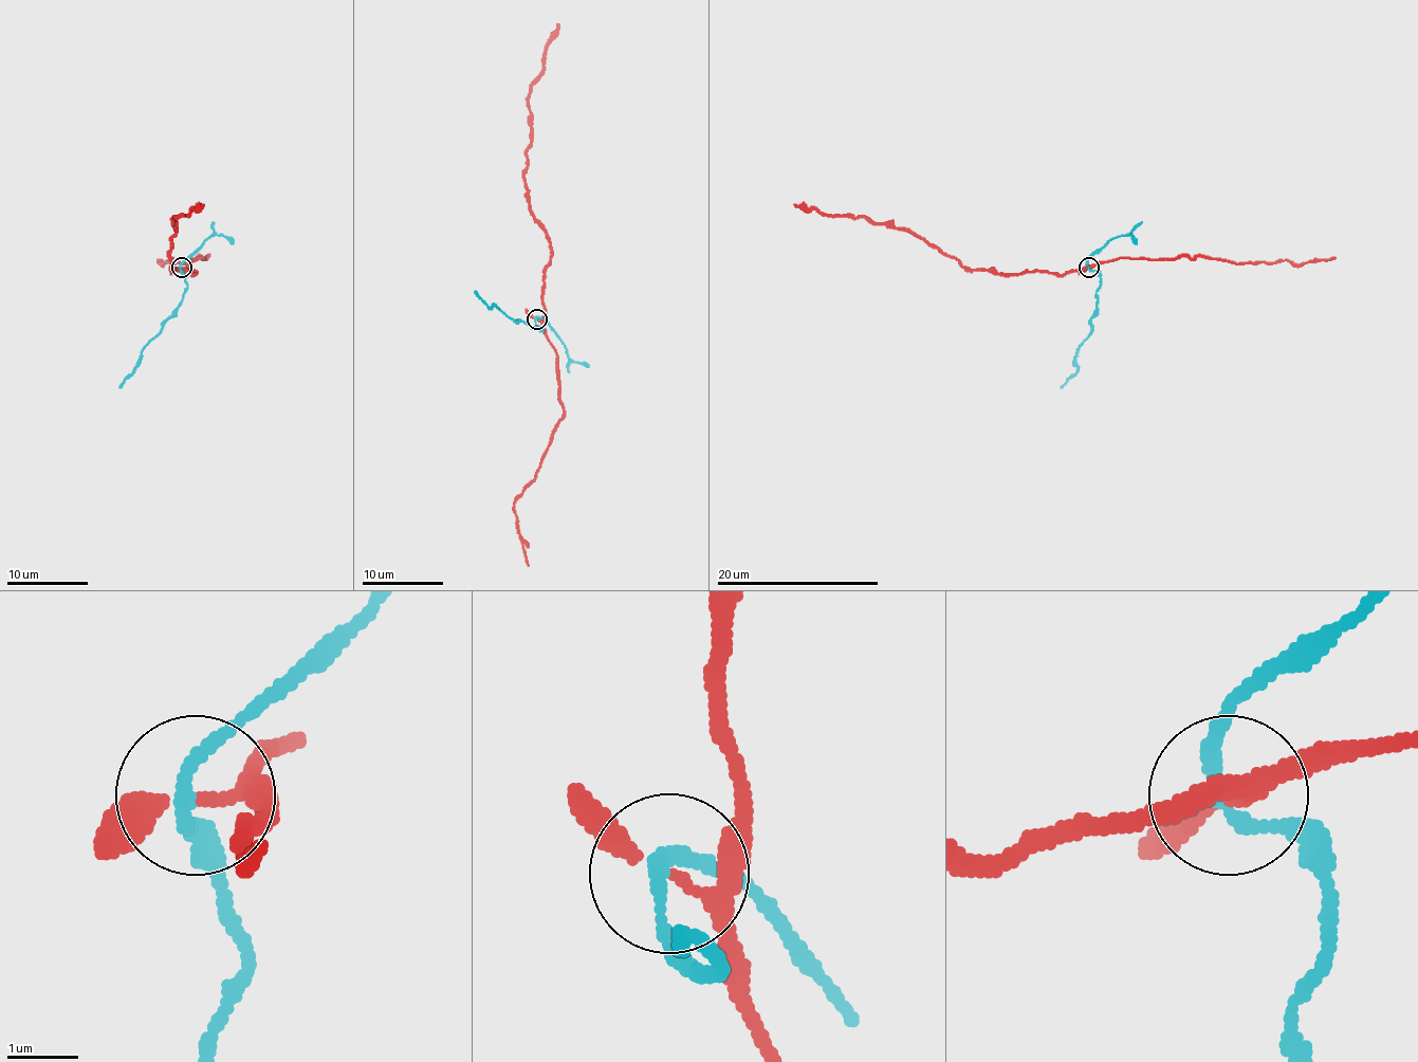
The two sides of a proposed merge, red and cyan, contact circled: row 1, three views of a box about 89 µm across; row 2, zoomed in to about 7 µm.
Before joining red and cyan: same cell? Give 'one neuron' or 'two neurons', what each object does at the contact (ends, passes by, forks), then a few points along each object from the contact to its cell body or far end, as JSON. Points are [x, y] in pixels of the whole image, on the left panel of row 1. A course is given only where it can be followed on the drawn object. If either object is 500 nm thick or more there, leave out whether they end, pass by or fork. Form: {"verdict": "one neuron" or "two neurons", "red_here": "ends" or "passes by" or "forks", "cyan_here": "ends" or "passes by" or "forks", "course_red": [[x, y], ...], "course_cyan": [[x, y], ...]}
{"verdict": "two neurons", "red_here": "forks", "cyan_here": "passes by", "course_red": [[182, 268], [188, 268], [188, 274], [196, 274], [173, 270], [169, 257], [176, 229], [173, 219], [204, 204]], "course_cyan": [[182, 268], [180, 272], [188, 286], [182, 305], [141, 353], [135, 369], [118, 388]]}

